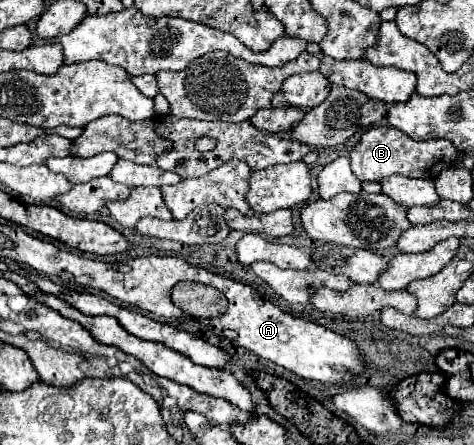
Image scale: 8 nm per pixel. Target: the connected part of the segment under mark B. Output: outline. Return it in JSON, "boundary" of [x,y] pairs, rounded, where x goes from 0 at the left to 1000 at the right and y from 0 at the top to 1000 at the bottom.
{"boundary":[[[776,288],[764,301],[759,324],[738,342],[738,369],[743,387],[759,409],[802,409],[814,396],[844,391],[857,400],[907,400],[916,404],[928,387],[941,378],[954,378],[962,364],[966,337],[954,319],[920,310],[920,315],[895,315],[878,319],[848,301],[835,288]]]}

